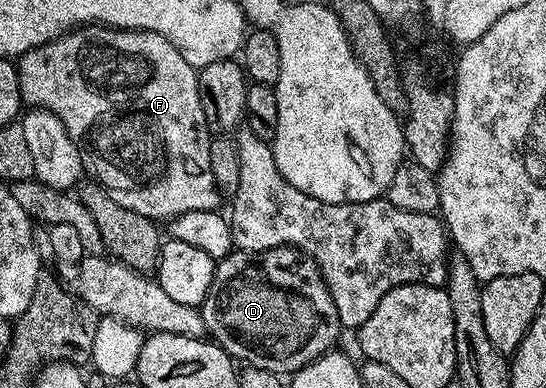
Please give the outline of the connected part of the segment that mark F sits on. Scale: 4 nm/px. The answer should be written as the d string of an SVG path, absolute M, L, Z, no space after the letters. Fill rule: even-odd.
M103 25L69 29L59 39L51 39L24 55L62 63L64 51L68 55L74 51L72 71L19 71L20 97L29 108L49 111L62 121L70 141L80 150L85 172L95 177L118 205L126 205L126 209L134 209L134 213L142 213L153 221L171 221L191 211L217 210L222 196L216 189L214 173L210 173L213 136L206 125L206 113L202 113L197 68L166 71L166 49L150 49L148 31Z

